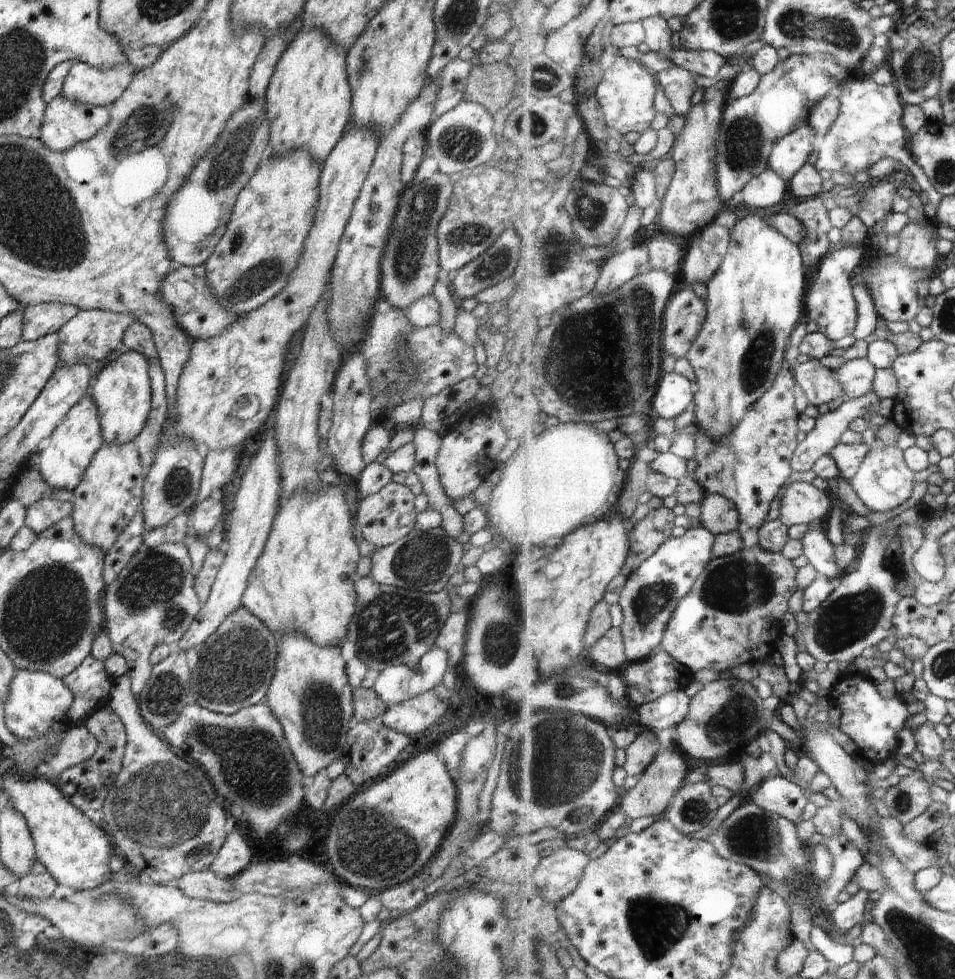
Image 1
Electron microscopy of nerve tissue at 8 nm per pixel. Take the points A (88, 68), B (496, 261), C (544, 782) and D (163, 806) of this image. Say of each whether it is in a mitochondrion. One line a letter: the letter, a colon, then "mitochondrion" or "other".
A: other
B: mitochondrion
C: mitochondrion
D: mitochondrion

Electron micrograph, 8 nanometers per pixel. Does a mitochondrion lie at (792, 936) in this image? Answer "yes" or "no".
no

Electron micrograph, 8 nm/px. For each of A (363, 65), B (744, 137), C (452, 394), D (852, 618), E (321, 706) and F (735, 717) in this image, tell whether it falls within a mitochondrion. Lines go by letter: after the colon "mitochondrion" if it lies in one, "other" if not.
A: mitochondrion
B: mitochondrion
C: other
D: mitochondrion
E: mitochondrion
F: mitochondrion

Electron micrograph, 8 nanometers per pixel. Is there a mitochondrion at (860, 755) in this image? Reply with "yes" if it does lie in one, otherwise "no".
no

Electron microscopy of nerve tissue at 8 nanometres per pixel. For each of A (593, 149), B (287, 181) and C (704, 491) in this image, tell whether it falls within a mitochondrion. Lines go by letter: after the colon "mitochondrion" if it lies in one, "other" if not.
A: other
B: other
C: other

